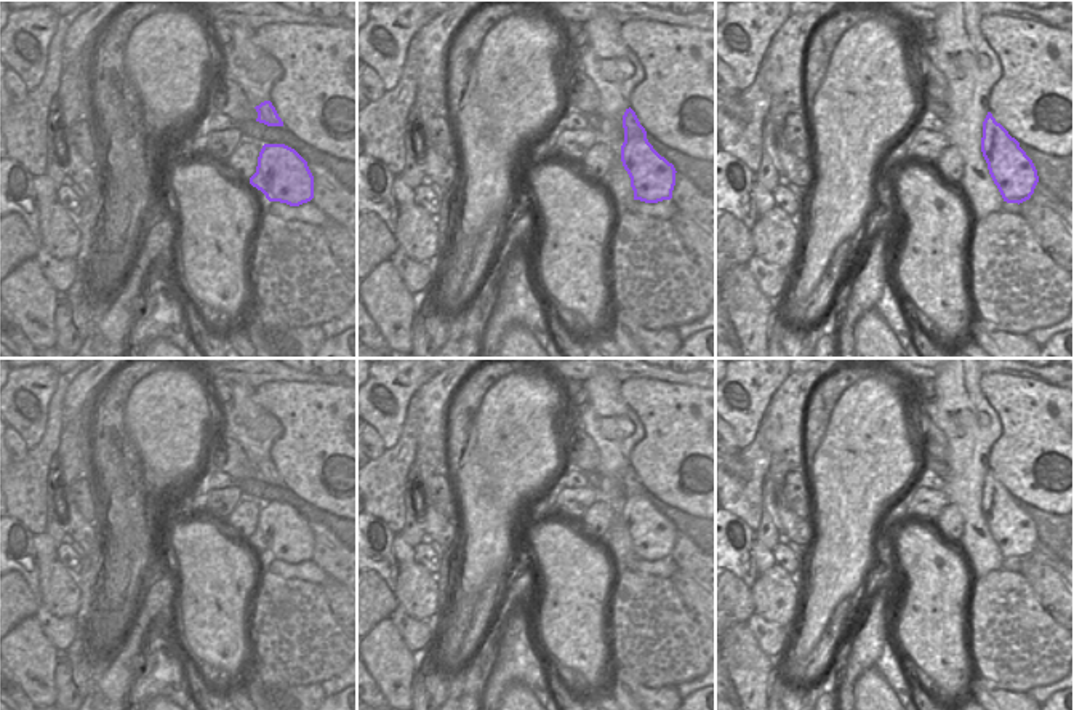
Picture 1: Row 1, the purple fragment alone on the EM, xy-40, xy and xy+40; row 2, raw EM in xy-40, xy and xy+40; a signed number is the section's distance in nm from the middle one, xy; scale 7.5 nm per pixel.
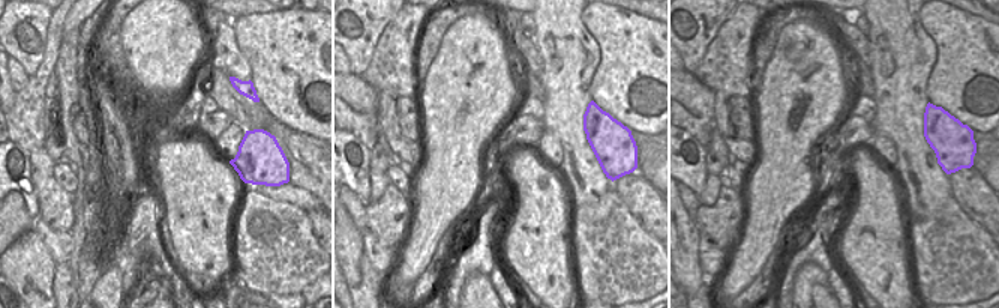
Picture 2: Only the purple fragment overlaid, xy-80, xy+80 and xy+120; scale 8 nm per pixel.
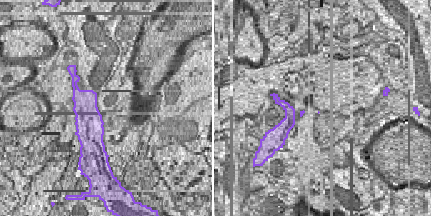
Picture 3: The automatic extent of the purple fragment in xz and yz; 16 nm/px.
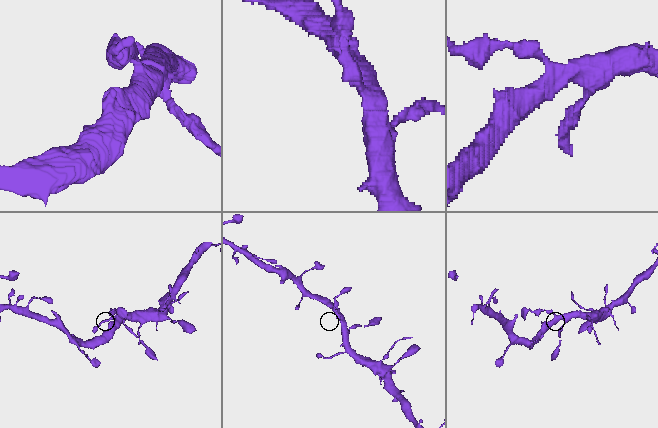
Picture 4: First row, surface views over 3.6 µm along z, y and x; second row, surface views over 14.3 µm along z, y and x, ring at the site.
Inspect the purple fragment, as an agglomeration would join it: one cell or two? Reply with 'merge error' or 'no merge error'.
no merge error

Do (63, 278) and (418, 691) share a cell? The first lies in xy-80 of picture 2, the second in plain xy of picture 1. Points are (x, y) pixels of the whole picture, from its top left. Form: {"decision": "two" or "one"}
{"decision": "one"}

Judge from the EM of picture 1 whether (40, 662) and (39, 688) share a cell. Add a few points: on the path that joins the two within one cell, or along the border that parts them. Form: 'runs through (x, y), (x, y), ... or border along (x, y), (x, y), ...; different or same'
runs through (39, 669), (39, 682); same

